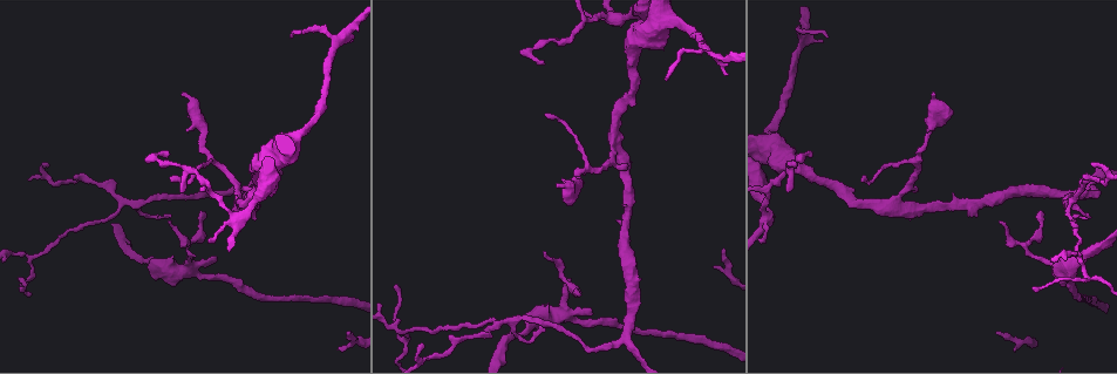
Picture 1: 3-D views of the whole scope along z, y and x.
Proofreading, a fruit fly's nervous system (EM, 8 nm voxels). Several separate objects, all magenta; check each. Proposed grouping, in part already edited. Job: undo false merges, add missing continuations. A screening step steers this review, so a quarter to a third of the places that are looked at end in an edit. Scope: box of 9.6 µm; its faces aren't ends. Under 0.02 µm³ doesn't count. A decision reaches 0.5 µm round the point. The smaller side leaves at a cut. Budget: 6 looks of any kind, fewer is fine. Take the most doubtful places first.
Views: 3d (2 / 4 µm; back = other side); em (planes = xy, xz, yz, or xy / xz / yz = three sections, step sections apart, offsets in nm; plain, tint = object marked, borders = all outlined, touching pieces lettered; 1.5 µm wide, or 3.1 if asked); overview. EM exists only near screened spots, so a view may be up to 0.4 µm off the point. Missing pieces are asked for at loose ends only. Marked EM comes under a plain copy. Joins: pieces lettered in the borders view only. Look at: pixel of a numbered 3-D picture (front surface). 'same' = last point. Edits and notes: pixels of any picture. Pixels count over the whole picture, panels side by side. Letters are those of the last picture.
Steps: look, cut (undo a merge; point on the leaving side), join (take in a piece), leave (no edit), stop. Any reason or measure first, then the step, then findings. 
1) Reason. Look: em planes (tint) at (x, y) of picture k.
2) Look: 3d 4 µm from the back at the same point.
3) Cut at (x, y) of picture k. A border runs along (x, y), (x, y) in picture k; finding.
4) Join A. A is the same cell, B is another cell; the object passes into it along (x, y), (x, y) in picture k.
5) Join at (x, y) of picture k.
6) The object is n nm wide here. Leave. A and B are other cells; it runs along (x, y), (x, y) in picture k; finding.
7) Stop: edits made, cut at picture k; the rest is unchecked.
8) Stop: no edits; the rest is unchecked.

An open end. Look: em planes (tint) at (557, 188) of picture 1.

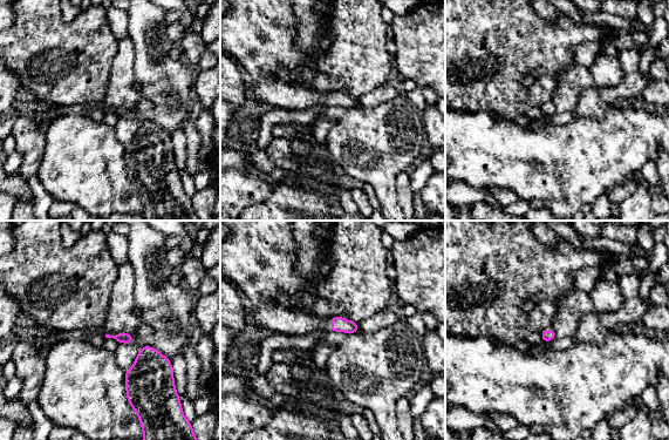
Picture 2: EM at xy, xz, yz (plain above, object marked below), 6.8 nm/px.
Look: em planes (borders) at the same point.

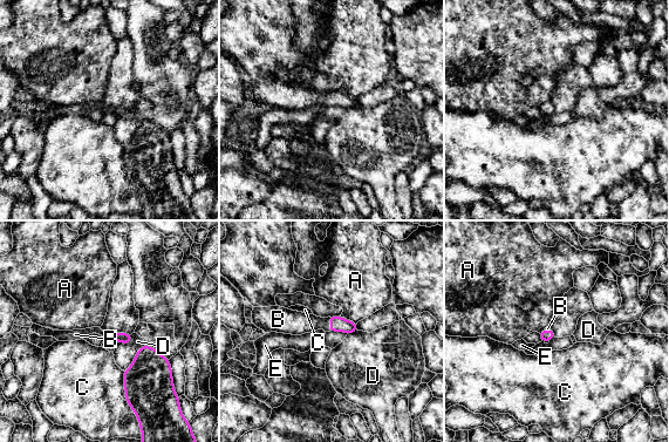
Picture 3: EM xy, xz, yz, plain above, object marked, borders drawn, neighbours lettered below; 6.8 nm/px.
Join B. B is the same cell, A, C, D and E are other cells; the object passes into it along (339, 324), (330, 324), (294, 322) in picture 3; the cell continues.

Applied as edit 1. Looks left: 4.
Look: overview.

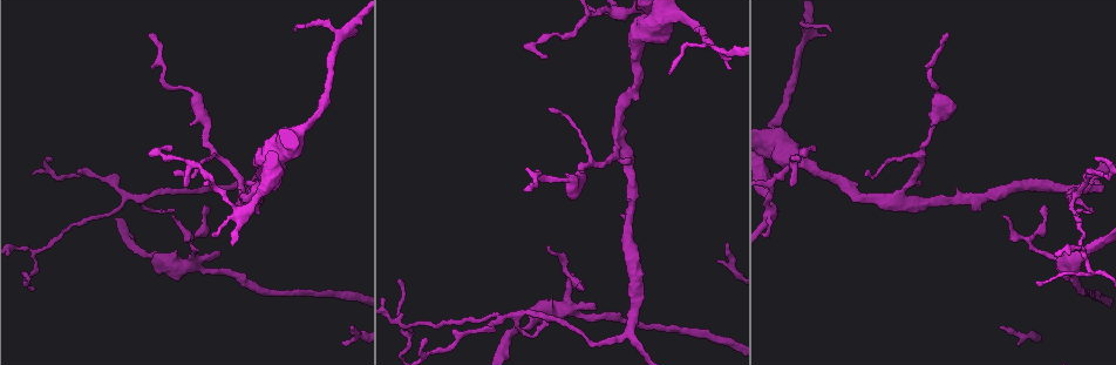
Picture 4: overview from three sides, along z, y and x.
Look: 3d 4 µm at (587, 12) of picture 4.

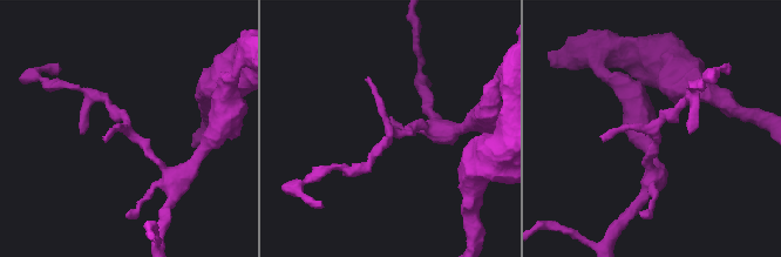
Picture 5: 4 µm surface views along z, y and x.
Need the tissue. Look: em planes (borders) at (653, 128) of picture 5.

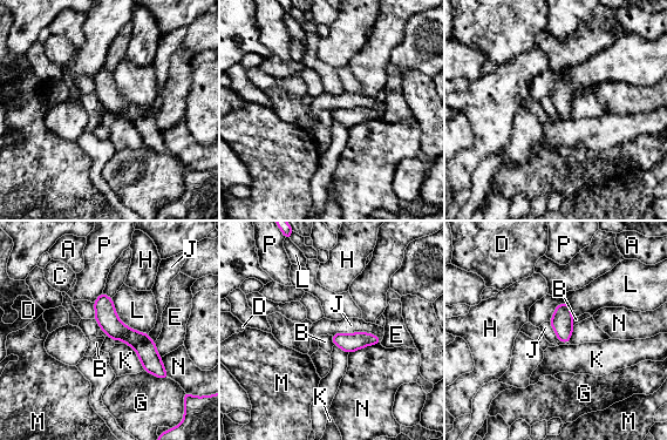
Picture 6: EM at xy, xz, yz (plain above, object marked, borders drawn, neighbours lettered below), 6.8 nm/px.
The longest contact is with L, 360 nm. Leave. A, B, C, D, E, G, H, J, K, L, M, N and P are other cells; a border runs along (111, 298), (123, 323), (148, 333) in picture 6; one cell here.

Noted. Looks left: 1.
Stop: edits made, join at picture 3; the rest is unchecked.

